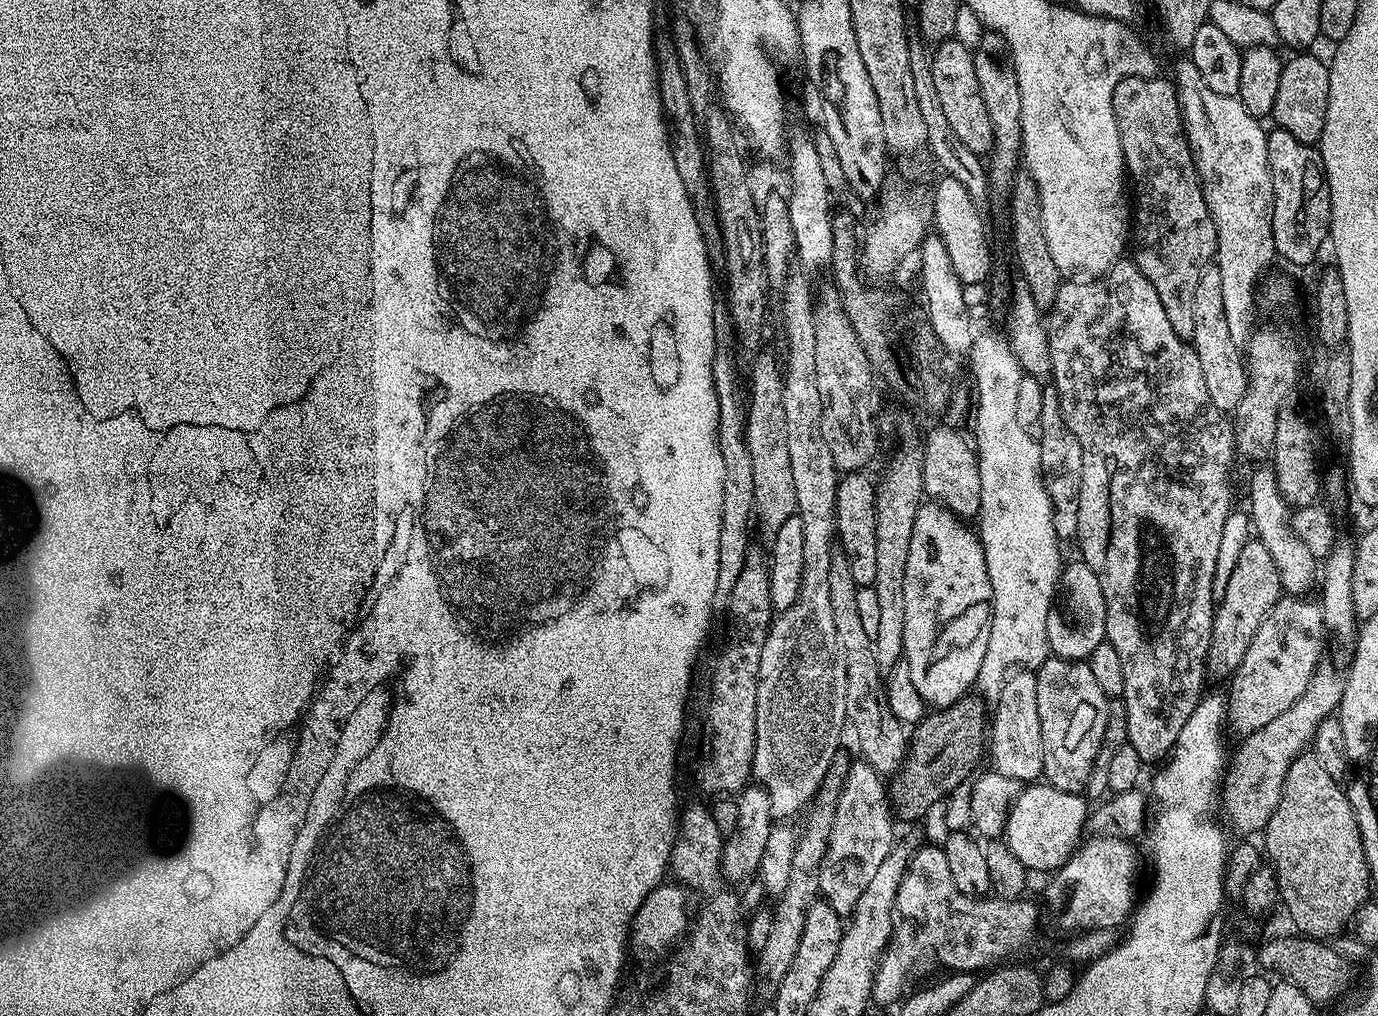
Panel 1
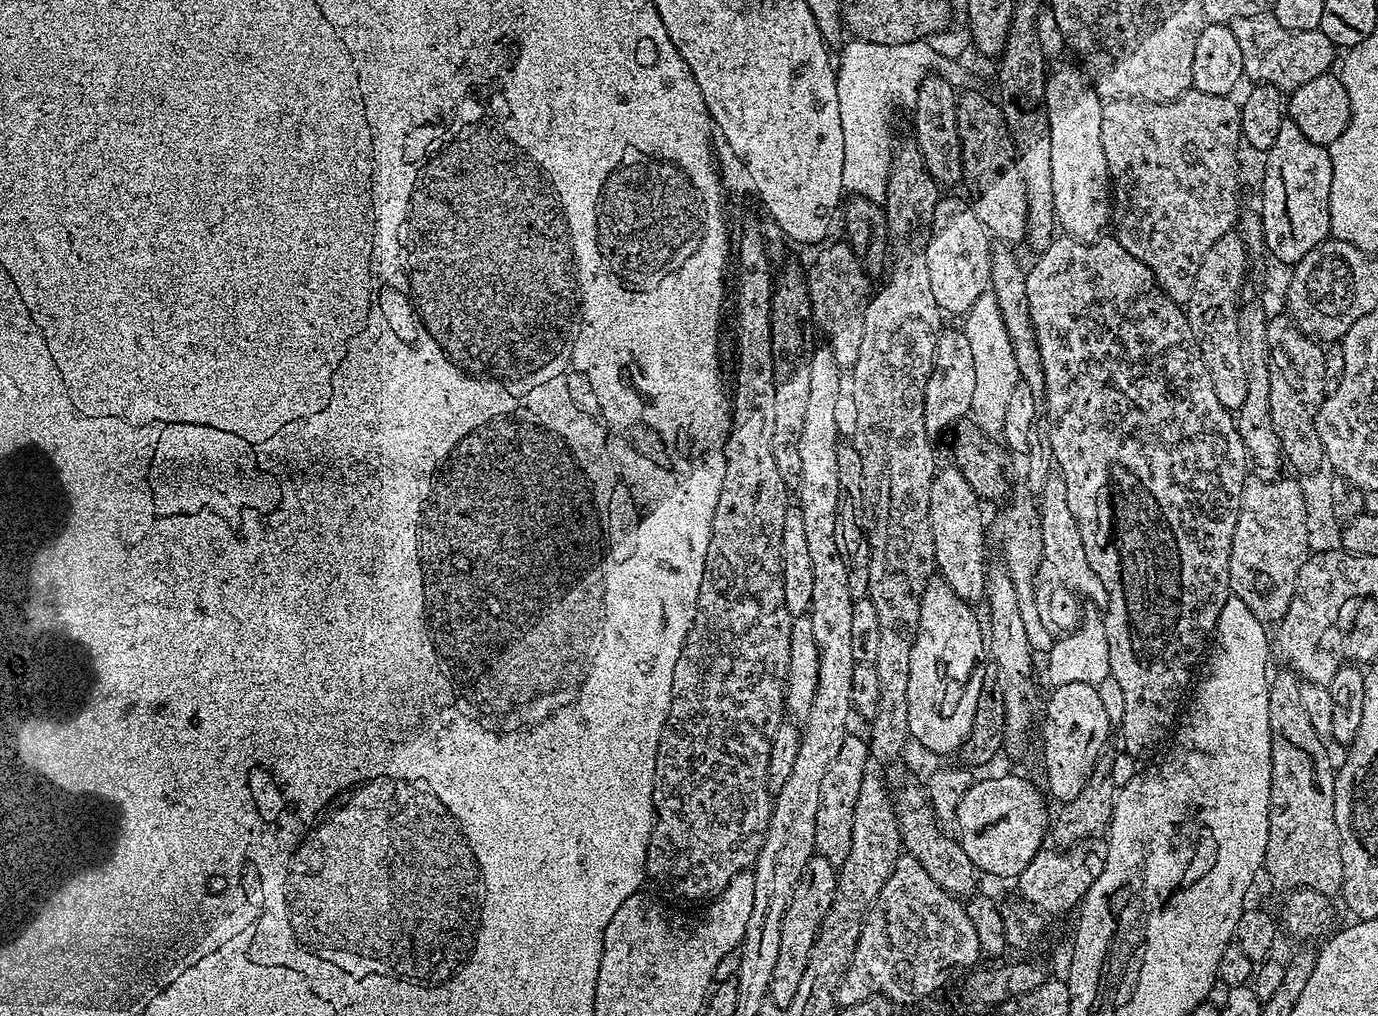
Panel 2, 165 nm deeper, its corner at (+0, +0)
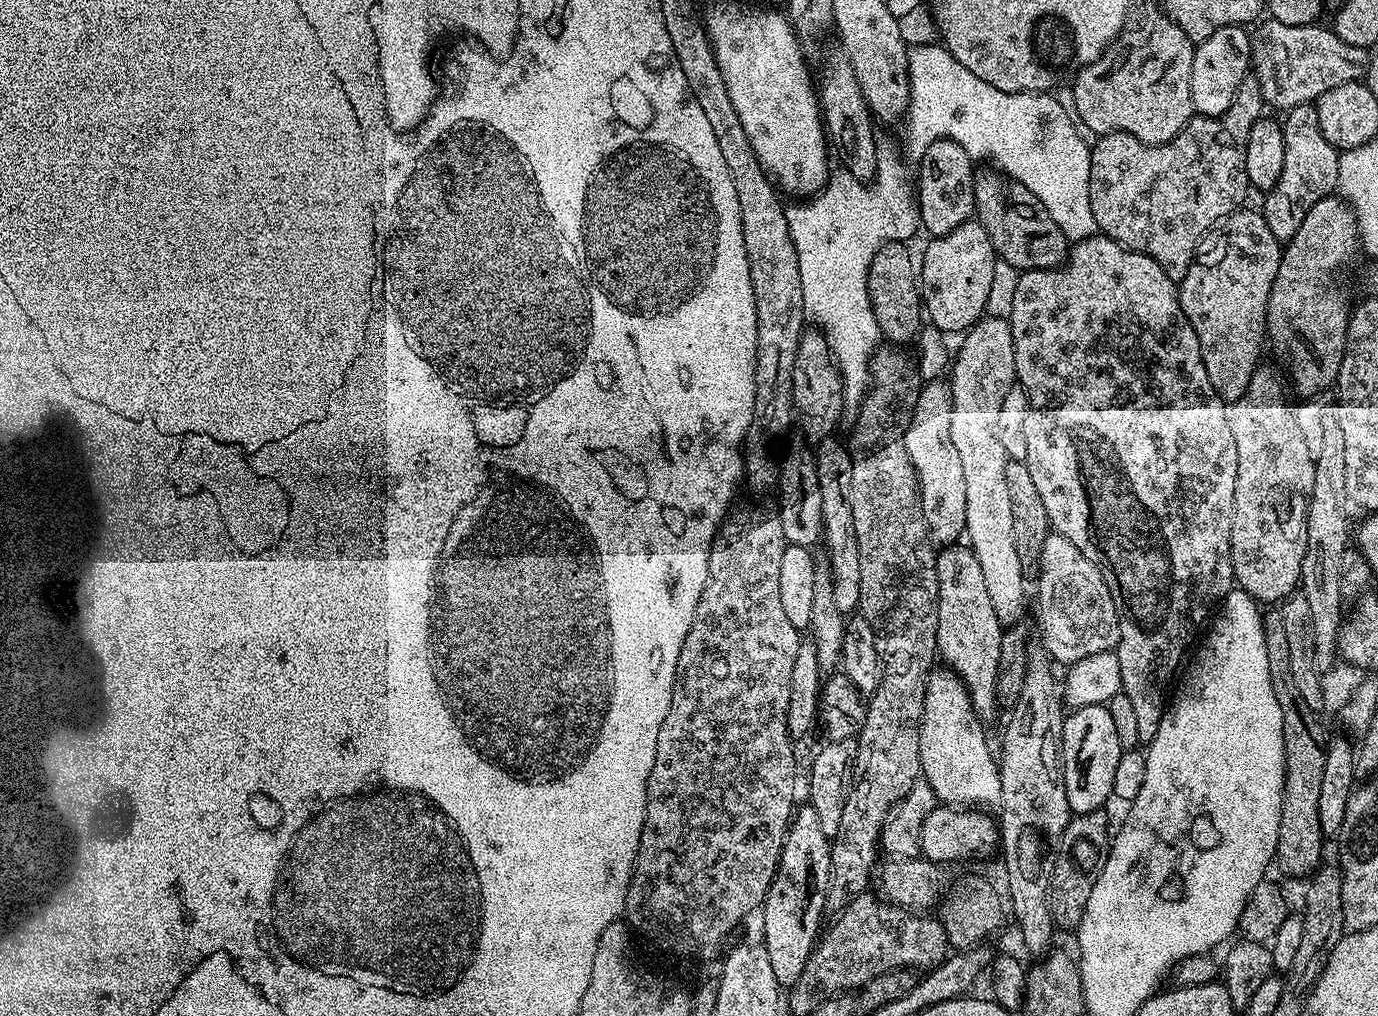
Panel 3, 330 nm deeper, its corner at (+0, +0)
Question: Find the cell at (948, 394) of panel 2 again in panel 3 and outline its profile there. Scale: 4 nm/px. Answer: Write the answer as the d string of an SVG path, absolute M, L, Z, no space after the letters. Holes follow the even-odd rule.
M928 382L921 387L918 394L918 402L914 406L914 414L910 418L910 426L906 430L906 450L910 454L910 462L916 471L916 481L920 487L920 505L922 506L922 514L928 523L928 534L936 546L947 546L949 544L957 543L965 535L966 532L966 473L962 470L962 461L958 454L957 447L954 446L954 441L950 438L950 414L952 413L952 389L947 383L942 382Z

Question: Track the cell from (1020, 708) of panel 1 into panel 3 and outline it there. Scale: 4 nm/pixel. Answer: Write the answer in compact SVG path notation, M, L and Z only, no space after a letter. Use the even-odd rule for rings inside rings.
M985 315L977 324L963 333L960 349L955 349L950 364L950 387L952 389L952 413L950 414L950 438L958 449L962 470L966 473L966 540L982 566L986 591L990 594L990 606L998 614L1001 626L1021 623L1024 617L1024 583L1026 577L1022 562L1018 562L1018 546L1014 546L1014 506L1010 506L1010 489L1006 487L1006 466L1009 458L998 434L998 417L1006 390L1017 383L1014 362L1014 338L1012 325L1007 319Z

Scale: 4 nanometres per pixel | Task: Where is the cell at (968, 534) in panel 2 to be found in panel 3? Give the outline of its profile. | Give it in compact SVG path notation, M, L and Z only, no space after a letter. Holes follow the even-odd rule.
M957 542L941 547L936 558L938 574L938 634L936 650L939 659L951 668L966 686L972 699L972 705L981 721L989 722L996 716L996 683L998 682L998 662L1004 632L998 622L998 614L994 614L994 606L990 606L990 594L986 591L986 582L982 575L982 566L978 566L978 558L967 543Z

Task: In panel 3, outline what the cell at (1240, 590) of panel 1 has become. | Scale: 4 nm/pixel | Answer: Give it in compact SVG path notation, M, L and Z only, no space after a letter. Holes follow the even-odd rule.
M1257 367L1255 374L1250 378L1250 386L1246 394L1231 401L1228 408L1230 431L1233 432L1234 442L1238 446L1238 482L1234 482L1234 514L1230 546L1235 583L1249 592L1258 602L1272 606L1287 600L1297 591L1300 582L1300 571L1306 554L1308 499L1314 490L1316 461L1313 445L1312 448L1308 445L1308 436L1304 433L1299 418L1296 417L1296 408L1284 393L1285 381L1281 373L1264 367Z

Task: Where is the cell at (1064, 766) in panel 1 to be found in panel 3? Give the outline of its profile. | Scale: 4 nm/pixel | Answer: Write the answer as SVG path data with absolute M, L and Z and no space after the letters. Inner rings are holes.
M1086 705L1069 711L1065 715L1063 770L1066 797L1072 814L1081 816L1087 812L1101 811L1105 807L1104 803L1113 799L1114 774L1118 767L1118 758L1121 751L1118 734L1114 731L1114 721L1110 719L1110 710L1105 705Z

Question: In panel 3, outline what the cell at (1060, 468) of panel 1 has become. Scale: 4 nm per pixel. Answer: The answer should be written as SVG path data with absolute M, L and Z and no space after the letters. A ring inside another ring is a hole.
M1050 532L1040 555L1038 583L1038 624L1040 642L1051 659L1071 666L1088 656L1111 652L1120 640L1120 620L1116 603L1102 572L1090 562L1074 542Z

